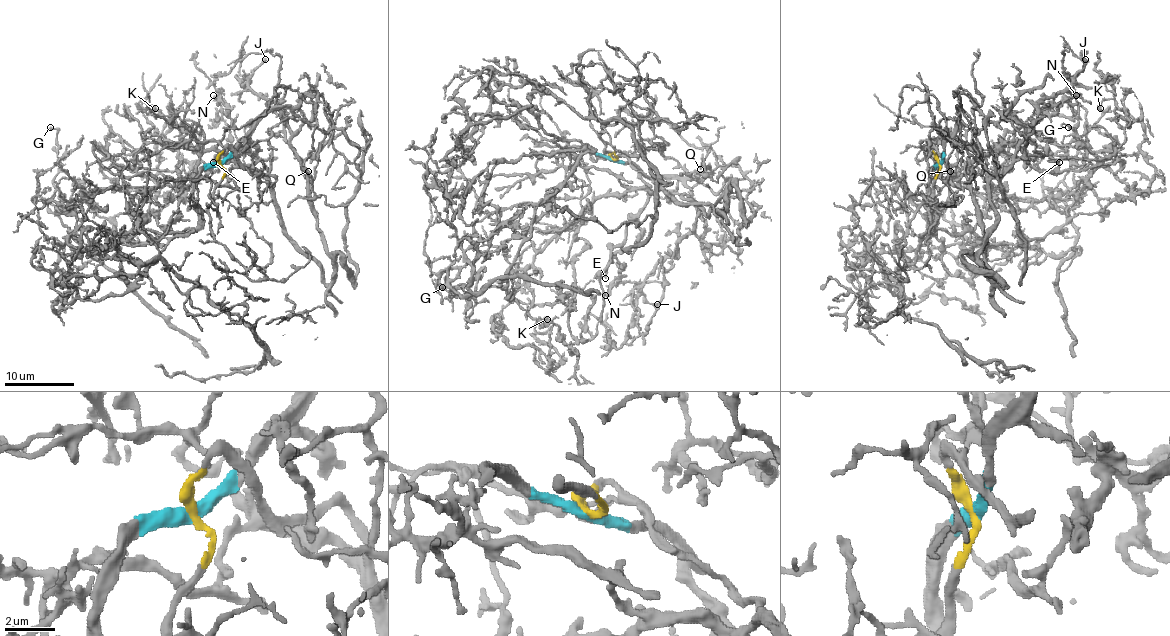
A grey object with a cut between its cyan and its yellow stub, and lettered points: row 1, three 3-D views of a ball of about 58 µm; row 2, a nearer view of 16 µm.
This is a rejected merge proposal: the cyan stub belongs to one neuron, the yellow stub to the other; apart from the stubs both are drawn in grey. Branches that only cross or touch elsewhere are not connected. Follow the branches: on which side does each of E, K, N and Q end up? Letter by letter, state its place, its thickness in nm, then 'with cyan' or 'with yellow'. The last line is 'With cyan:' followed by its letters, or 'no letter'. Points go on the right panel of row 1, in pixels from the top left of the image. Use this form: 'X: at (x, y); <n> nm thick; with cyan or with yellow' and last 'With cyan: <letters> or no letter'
E: at (1059, 162); 150 nm thick; with cyan
K: at (1100, 108); 360 nm thick; with yellow
N: at (1076, 95); 280 nm thick; with cyan
Q: at (950, 171); 180 nm thick; with yellow
With cyan: E, N

